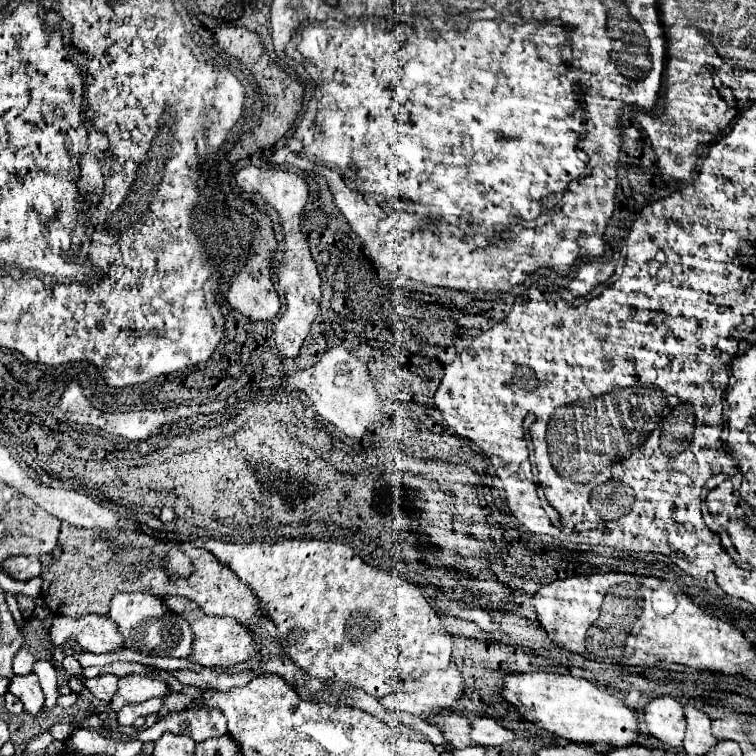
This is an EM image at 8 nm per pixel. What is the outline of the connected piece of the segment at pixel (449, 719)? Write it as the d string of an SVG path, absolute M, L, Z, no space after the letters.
M458 712L432 714L432 716L426 716L424 722L434 724L436 728L440 728L440 732L446 738L446 744L452 746L452 748L456 748L456 750L466 748L466 746L474 746L474 742L470 740L472 722L466 716L458 714Z

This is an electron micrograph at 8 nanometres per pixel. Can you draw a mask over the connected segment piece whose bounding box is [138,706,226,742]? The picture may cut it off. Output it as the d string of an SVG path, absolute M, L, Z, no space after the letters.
M194 706L184 712L174 712L172 716L168 716L168 720L160 720L152 728L140 730L138 734L142 742L148 742L148 740L156 742L166 730L174 734L186 734L196 742L202 742L210 736L226 734L226 716L216 710L208 712L208 708L204 706Z

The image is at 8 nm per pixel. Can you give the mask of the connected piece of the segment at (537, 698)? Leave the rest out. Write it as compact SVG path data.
M508 672L500 688L500 696L506 704L514 706L524 720L548 730L560 738L578 744L608 744L614 748L634 744L638 740L636 716L618 698L598 690L588 680L572 674L556 672Z

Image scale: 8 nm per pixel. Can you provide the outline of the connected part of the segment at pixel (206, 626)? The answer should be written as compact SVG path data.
M166 596L164 598L164 604L176 612L176 614L182 614L190 626L192 626L192 632L196 636L194 640L194 648L192 648L192 656L190 660L200 664L200 666L218 666L218 668L230 668L234 664L240 664L240 662L246 662L246 660L252 660L256 654L258 654L258 648L254 644L254 640L250 638L248 630L238 624L234 618L212 618L208 614L204 614L194 602L190 602L188 598L184 596Z

